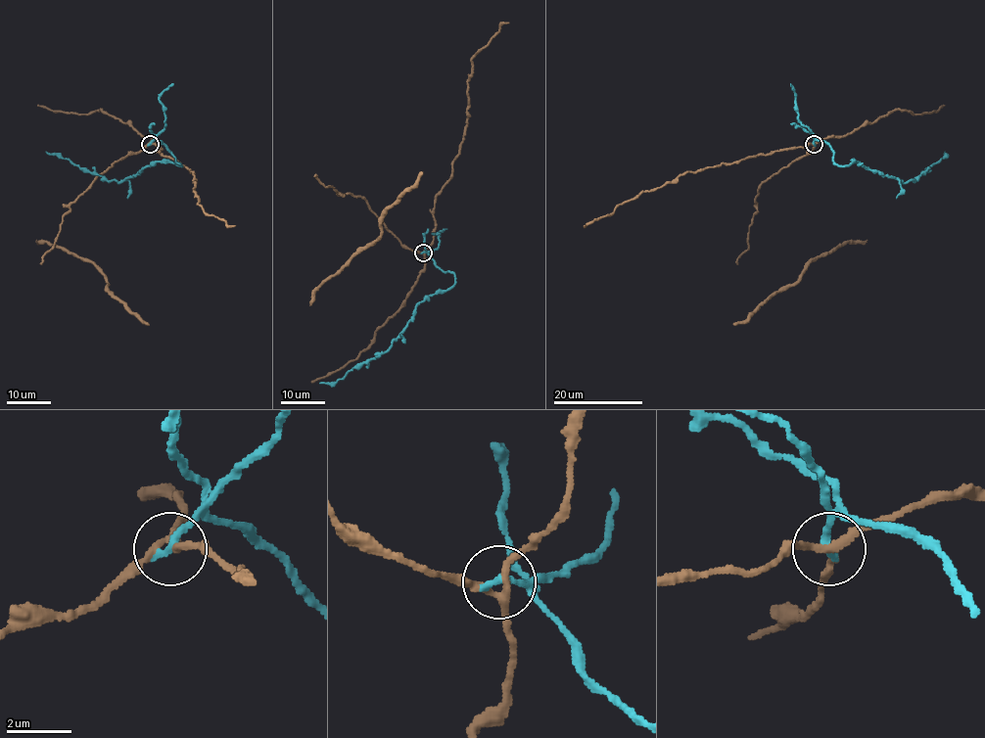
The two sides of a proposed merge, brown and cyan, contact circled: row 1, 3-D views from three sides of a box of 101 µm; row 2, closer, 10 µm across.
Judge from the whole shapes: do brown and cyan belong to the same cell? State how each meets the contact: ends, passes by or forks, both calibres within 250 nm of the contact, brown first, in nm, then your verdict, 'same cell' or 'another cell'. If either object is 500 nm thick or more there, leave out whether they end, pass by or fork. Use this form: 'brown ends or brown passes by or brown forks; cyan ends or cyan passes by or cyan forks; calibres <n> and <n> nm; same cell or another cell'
brown forks; cyan ends; calibres 200 and 280 nm; another cell

